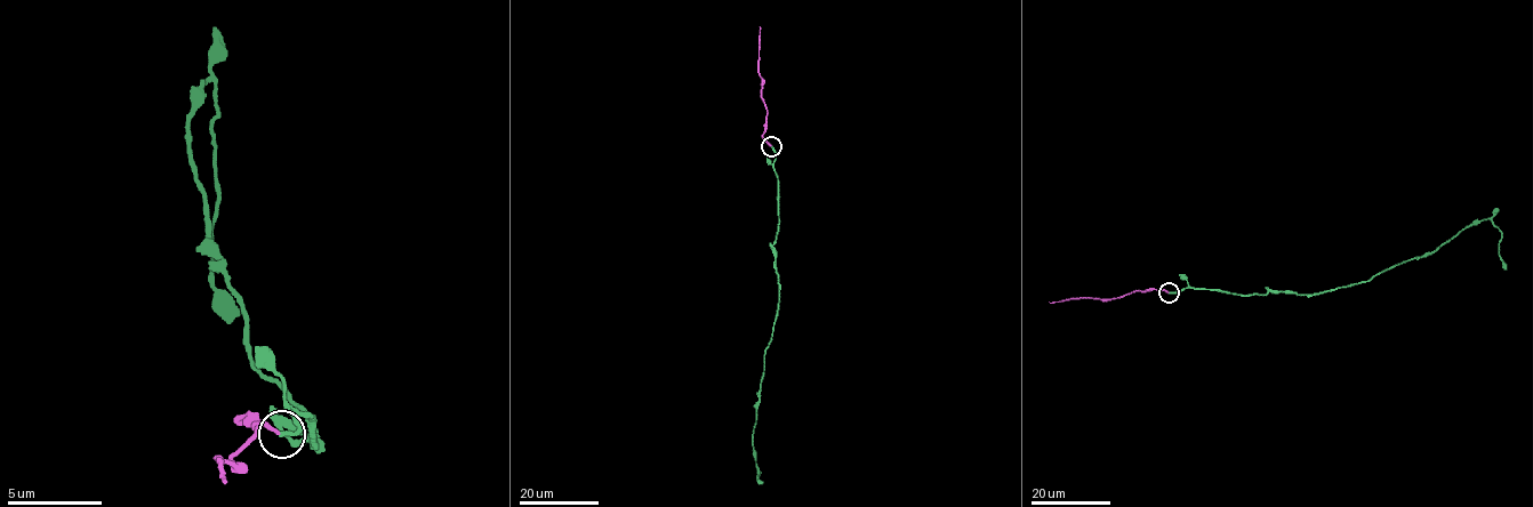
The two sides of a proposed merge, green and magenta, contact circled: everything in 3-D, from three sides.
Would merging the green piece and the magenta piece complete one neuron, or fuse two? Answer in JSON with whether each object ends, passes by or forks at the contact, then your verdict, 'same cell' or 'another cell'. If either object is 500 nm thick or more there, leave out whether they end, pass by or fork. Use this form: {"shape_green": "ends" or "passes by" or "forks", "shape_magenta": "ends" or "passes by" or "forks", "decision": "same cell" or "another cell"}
{"shape_green": "ends", "shape_magenta": "ends", "decision": "same cell"}

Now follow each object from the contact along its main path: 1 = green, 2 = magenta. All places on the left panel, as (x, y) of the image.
1: (280, 435), (290, 407), (313, 444), (285, 431), (318, 440), (209, 250), (191, 133), (209, 80), (233, 322)
2: (280, 435), (262, 421), (238, 421), (247, 416), (257, 426), (233, 459), (233, 468), (218, 459), (224, 477)

